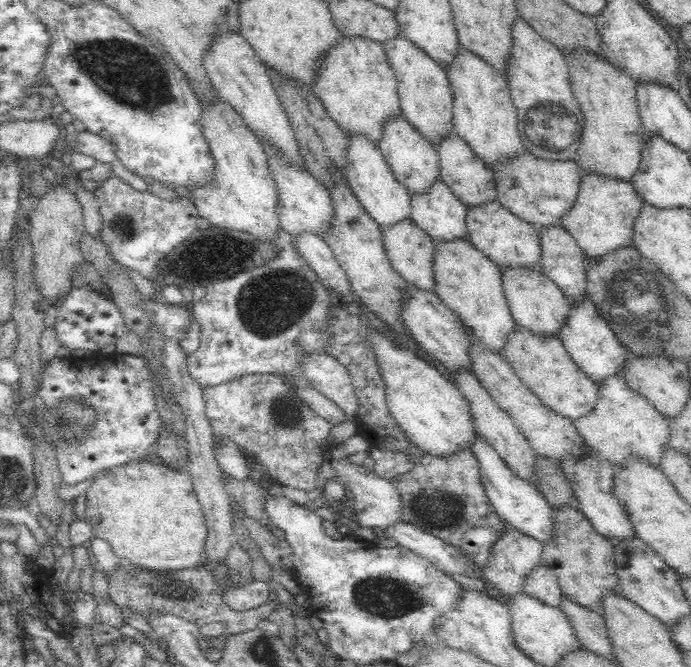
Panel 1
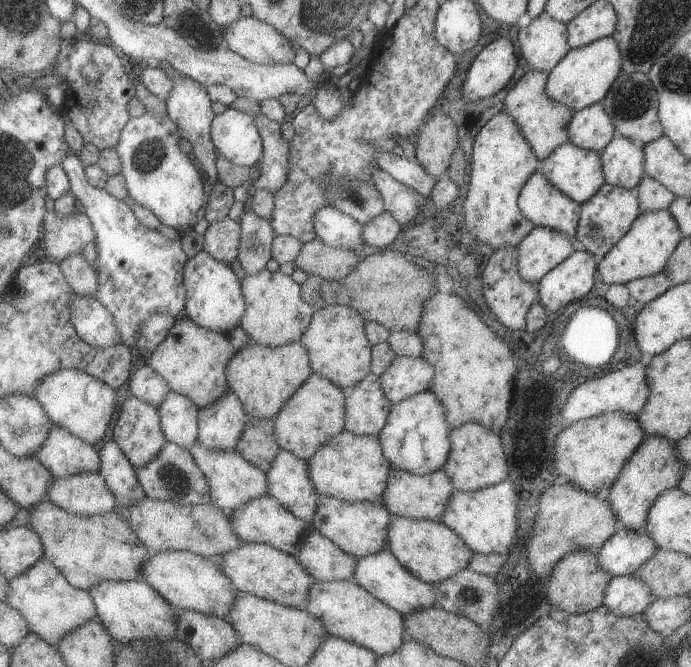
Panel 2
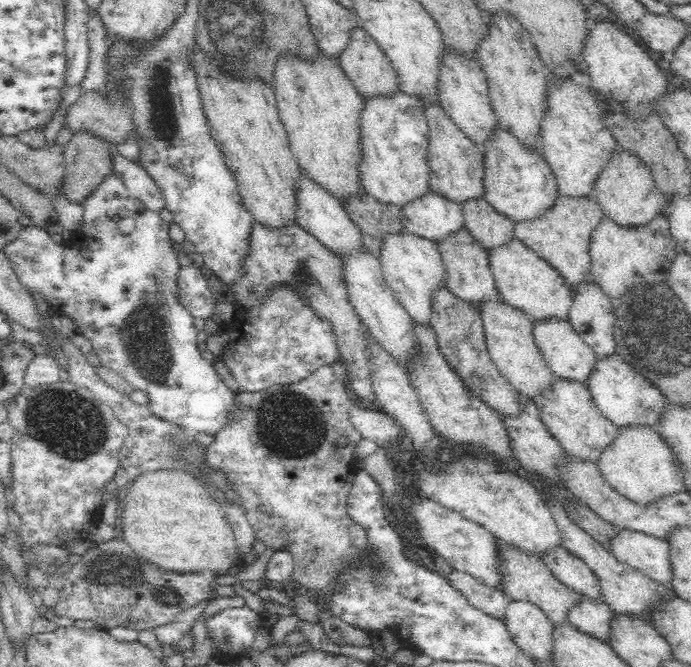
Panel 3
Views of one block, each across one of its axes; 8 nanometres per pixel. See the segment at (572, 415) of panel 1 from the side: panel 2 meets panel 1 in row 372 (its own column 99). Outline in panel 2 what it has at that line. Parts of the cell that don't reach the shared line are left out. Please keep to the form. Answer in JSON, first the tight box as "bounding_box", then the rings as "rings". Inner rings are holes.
{"bounding_box":[29,499,152,592],"rings":[[[45,499],[29,512],[29,526],[41,537],[46,548],[45,558],[53,562],[76,588],[89,592],[105,580],[143,580],[143,564],[152,551],[139,540],[127,520],[115,511],[105,515],[81,516]]]}

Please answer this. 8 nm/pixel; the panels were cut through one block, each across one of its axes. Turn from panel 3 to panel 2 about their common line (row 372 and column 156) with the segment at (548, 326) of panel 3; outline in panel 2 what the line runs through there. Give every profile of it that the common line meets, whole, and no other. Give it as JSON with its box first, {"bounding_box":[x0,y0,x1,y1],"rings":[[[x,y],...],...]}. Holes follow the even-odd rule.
{"bounding_box":[141,551,239,619],"rings":[[[152,551],[147,556],[143,568],[145,568],[145,572],[141,572],[143,580],[151,584],[167,602],[176,608],[197,610],[226,619],[239,594],[235,588],[232,588],[231,580],[223,574],[219,560],[203,557],[190,551]]]}

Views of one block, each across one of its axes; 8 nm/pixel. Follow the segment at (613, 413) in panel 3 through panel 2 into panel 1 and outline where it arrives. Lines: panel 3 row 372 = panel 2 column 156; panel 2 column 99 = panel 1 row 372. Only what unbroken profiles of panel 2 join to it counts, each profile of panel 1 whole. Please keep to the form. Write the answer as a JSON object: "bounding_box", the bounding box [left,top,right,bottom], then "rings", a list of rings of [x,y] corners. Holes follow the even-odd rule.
{"bounding_box":[557,294,630,384],"rings":[[[587,294],[580,300],[569,300],[568,316],[564,318],[564,324],[560,326],[557,335],[572,360],[596,384],[608,376],[621,374],[624,362],[628,360],[630,351],[624,348]]]}

